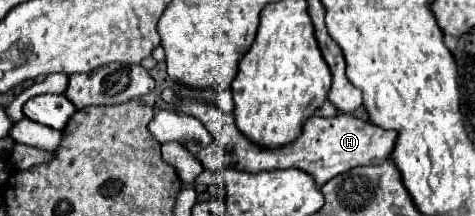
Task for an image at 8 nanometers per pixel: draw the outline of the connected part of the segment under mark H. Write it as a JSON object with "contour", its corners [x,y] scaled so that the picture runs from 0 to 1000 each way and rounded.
{"contour":[[[360,417],[343,426],[343,463],[352,481],[368,481],[373,509],[394,519],[411,546],[419,546],[448,620],[453,667],[440,685],[423,685],[406,657],[389,657],[389,676],[423,741],[427,778],[440,787],[478,787],[478,778],[499,778],[512,796],[558,796],[558,787],[596,787],[596,778],[629,778],[638,796],[651,796],[672,861],[705,824],[709,806],[722,806],[747,769],[789,769],[815,741],[832,685],[836,657],[836,611],[827,602],[806,602],[789,574],[764,565],[739,528],[709,528],[701,546],[680,546],[680,537],[659,537],[638,574],[638,611],[625,648],[579,685],[545,685],[541,667],[524,657],[495,583],[491,528],[469,528],[457,491],[448,481],[427,481],[415,463],[373,463]]]}

